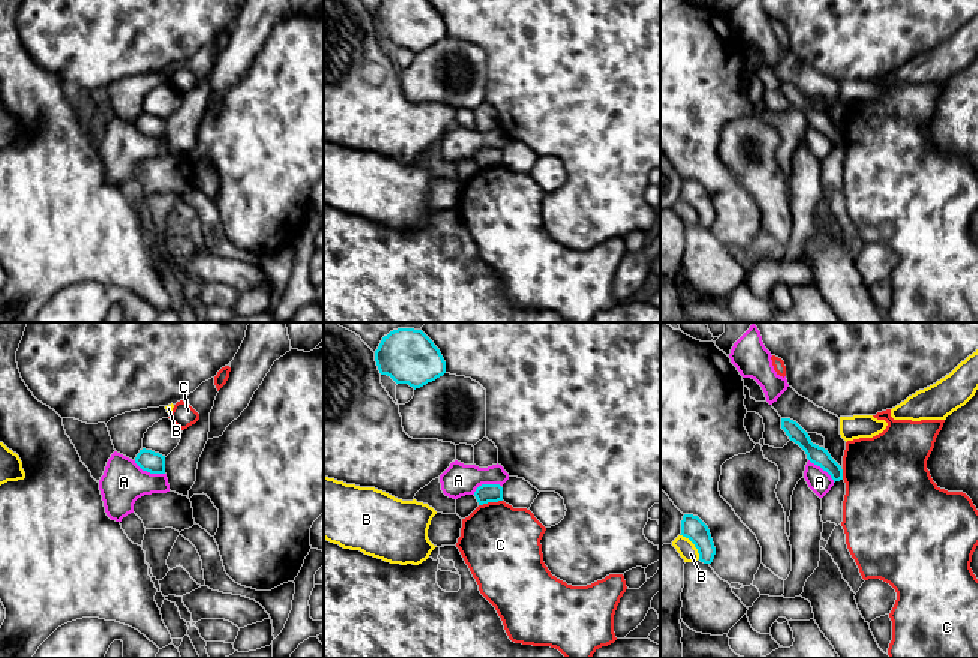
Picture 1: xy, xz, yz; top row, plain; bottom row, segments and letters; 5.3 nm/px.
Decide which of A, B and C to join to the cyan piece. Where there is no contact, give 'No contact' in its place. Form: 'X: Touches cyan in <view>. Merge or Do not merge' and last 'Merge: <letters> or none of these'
A: Touches cyan in xy. Do not merge
B: Touches cyan in yz. Do not merge
C: Touches cyan in xz. Do not merge
Merge: none of these

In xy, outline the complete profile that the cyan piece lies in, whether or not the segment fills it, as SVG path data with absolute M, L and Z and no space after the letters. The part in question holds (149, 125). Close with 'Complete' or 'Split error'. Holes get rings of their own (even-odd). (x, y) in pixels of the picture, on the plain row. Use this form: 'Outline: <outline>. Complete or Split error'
Outline: M140 114L135 121L135 127L150 138L165 138L165 120L152 114Z. Complete

